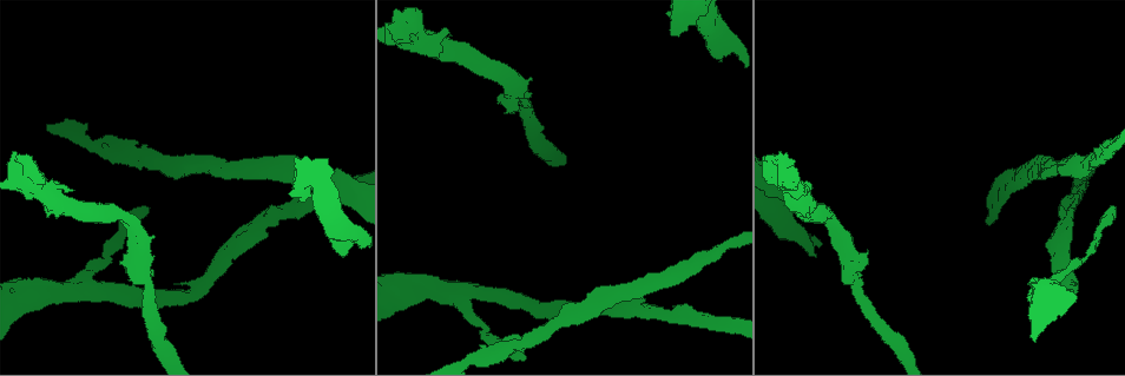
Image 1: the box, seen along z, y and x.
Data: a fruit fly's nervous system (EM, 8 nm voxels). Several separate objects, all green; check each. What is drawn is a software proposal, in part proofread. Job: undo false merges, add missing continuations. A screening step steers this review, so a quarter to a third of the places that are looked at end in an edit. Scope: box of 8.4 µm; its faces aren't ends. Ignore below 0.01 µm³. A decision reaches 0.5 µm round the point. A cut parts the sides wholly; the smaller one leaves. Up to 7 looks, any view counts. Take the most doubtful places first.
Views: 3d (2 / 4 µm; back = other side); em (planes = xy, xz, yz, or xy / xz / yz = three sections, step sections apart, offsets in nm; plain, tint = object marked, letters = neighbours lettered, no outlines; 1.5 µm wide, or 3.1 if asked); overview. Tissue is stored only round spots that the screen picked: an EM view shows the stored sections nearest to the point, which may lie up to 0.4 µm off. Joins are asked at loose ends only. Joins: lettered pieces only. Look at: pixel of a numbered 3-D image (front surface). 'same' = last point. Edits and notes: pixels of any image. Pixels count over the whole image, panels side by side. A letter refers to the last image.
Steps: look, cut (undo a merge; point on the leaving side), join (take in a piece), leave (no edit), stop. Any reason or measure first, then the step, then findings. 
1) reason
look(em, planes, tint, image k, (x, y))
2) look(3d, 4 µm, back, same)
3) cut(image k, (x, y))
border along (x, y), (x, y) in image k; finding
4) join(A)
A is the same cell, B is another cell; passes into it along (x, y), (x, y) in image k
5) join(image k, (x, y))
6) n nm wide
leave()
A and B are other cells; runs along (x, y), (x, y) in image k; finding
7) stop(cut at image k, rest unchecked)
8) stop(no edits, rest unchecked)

thick end
look(3d, 4 µm, image 1, (342, 256))

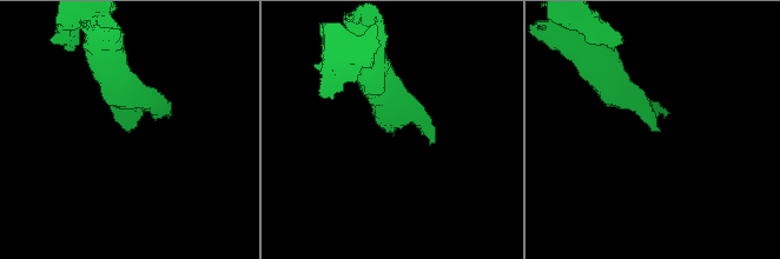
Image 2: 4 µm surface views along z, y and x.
look(em, xz, step 4, letters, image 2, (659, 128))

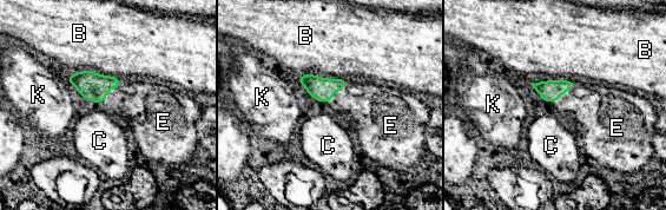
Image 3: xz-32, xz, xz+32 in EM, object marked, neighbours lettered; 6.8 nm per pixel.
join(E)
E is the same cell, B, C and K are other cells; passes into it along (93, 86), (107, 91), (142, 103) in image 3; it goes on there

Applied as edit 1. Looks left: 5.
narrows sharply
look(em, xz, step 4, tint, image 1, (106, 256))

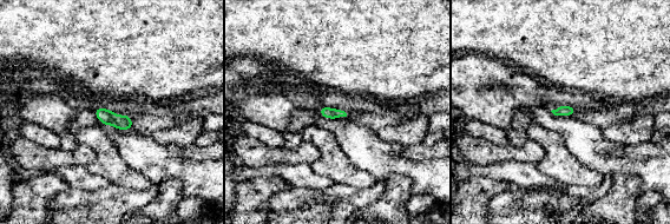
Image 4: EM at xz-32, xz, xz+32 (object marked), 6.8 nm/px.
another direction
look(em, planes, letters, same)

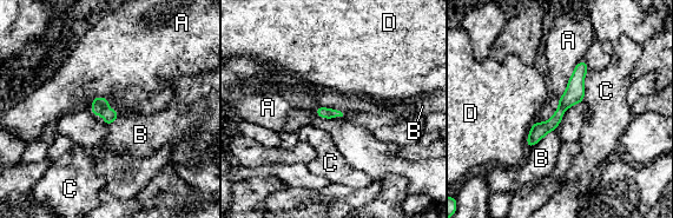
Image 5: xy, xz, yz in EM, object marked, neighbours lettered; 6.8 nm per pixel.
leave()
A, B, C and D are other cells; continuous, no second neuron

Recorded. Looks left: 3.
stop(join at image 3, rest unchecked)

